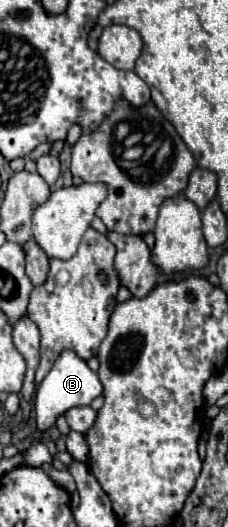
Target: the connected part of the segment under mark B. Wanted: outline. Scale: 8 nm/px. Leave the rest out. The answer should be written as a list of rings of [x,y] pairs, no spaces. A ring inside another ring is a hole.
[[[64,351],[56,359],[56,363],[52,365],[50,373],[44,377],[44,381],[36,389],[36,421],[38,421],[38,427],[40,429],[52,427],[58,415],[66,413],[70,407],[76,407],[76,405],[90,405],[90,401],[94,397],[98,397],[100,393],[102,393],[102,383],[98,379],[98,375],[76,353]]]

